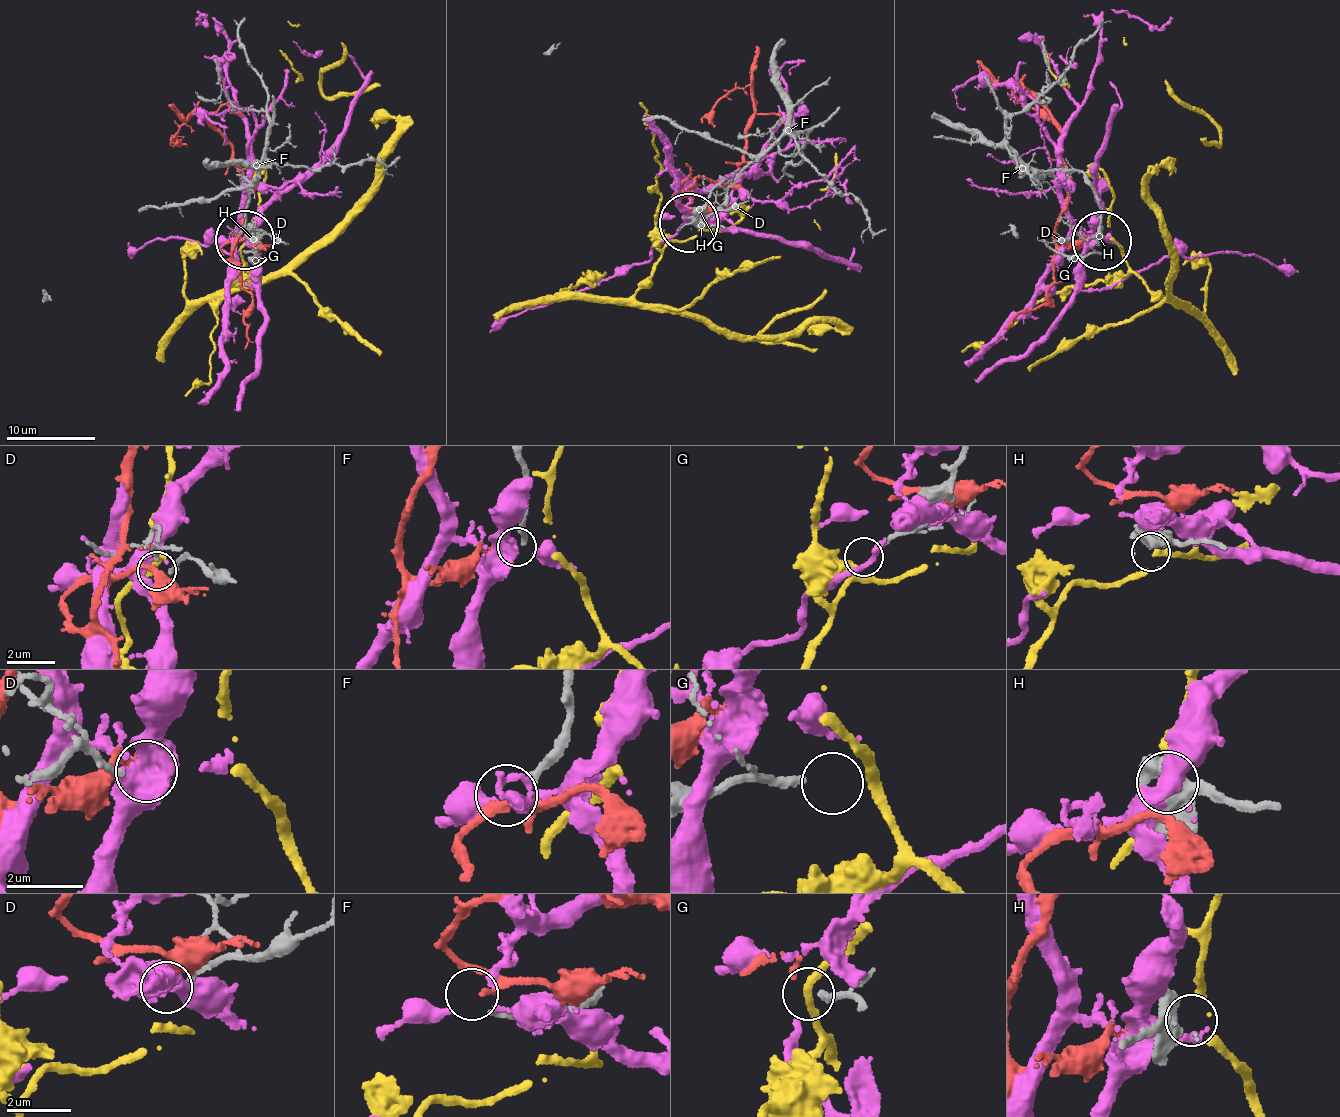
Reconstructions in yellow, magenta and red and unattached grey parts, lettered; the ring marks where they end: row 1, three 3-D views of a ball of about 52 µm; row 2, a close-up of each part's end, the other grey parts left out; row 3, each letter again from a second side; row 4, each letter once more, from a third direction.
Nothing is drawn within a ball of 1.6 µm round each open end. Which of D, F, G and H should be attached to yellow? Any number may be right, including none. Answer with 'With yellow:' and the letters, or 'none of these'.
With yellow: H

